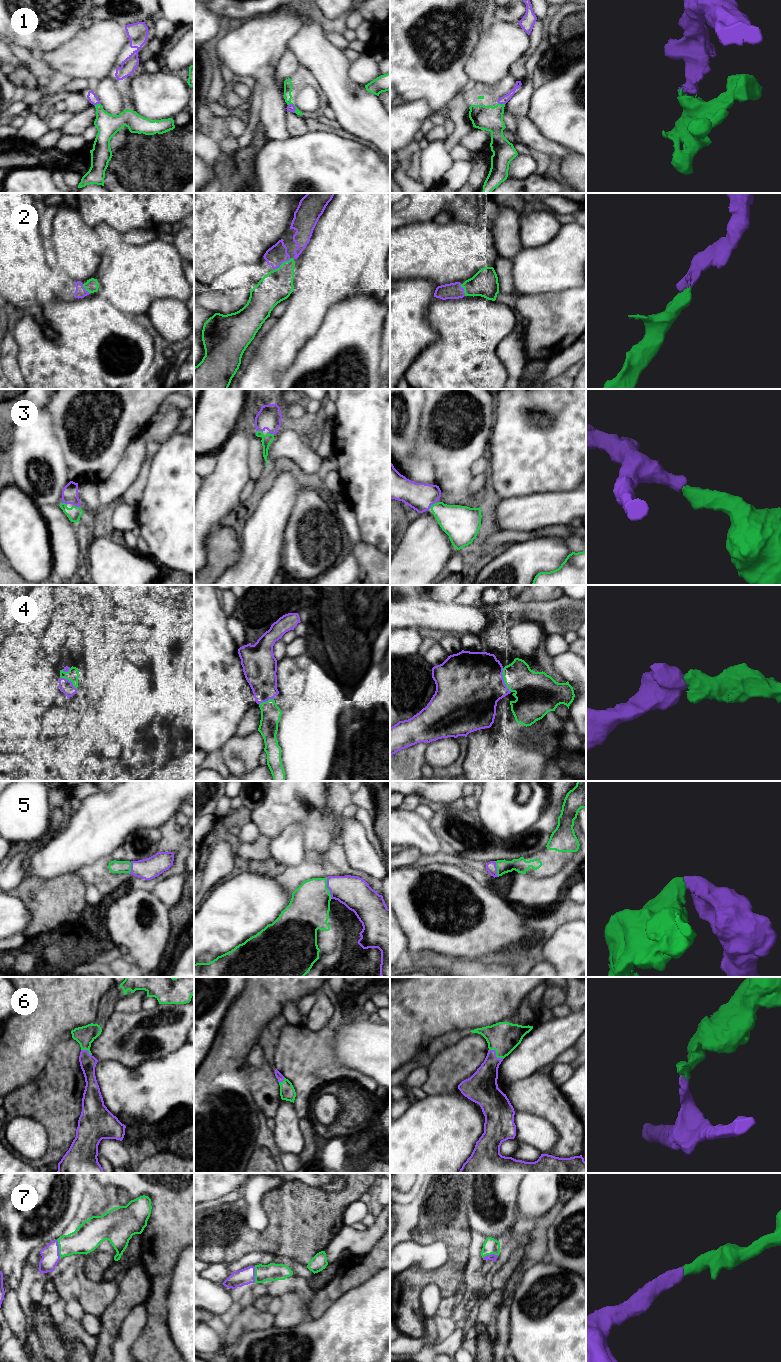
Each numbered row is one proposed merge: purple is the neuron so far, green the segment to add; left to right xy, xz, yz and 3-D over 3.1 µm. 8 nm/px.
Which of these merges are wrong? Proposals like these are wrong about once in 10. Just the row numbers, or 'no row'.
no row

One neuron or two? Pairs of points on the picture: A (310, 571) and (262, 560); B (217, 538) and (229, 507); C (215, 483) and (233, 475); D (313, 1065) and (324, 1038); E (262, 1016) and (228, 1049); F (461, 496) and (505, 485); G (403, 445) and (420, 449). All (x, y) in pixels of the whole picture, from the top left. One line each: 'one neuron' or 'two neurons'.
A: two neurons
B: two neurons
C: one neuron
D: one neuron
E: one neuron
F: two neurons
G: two neurons

